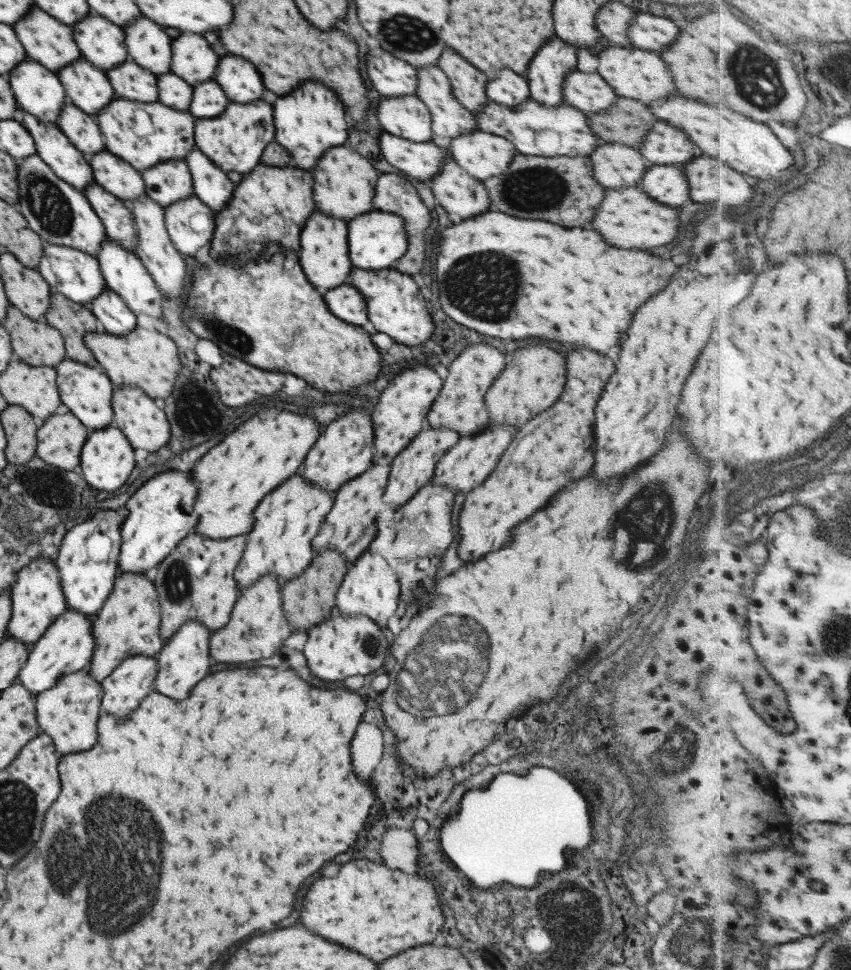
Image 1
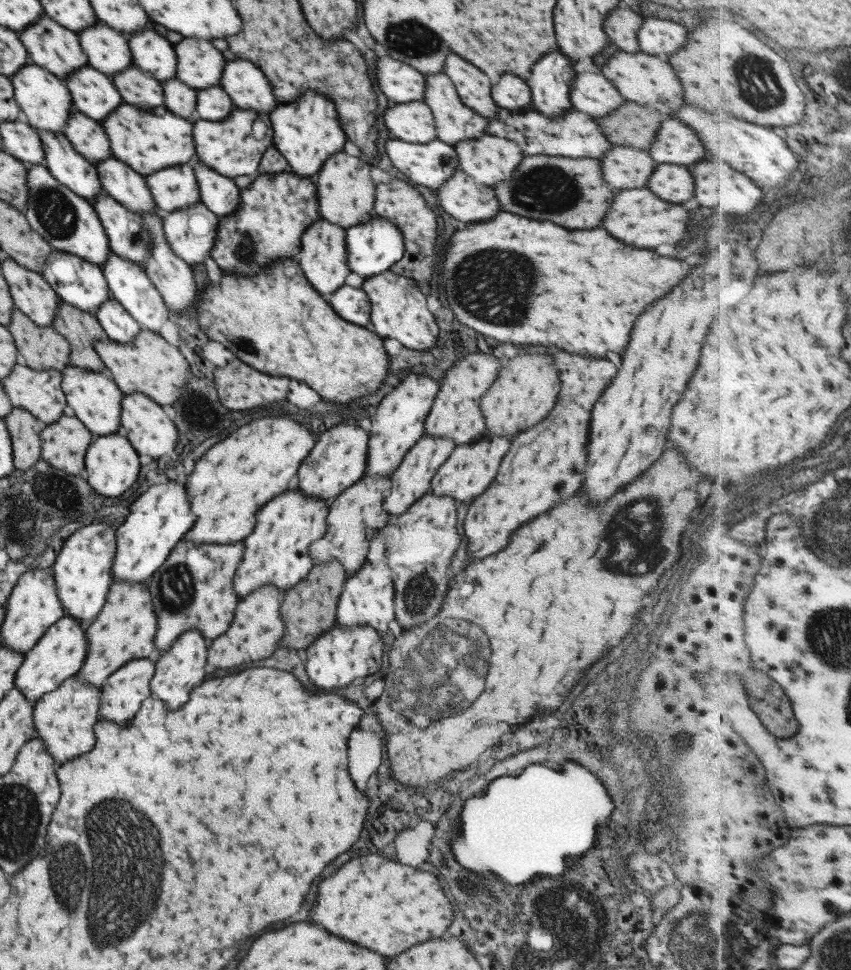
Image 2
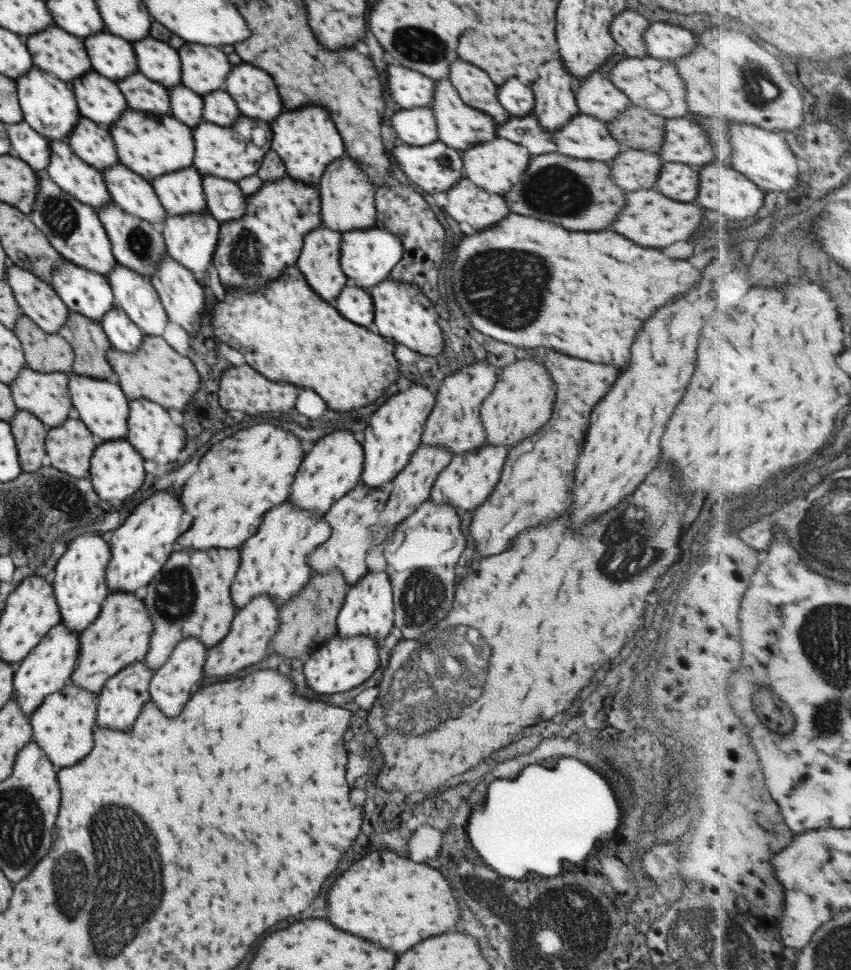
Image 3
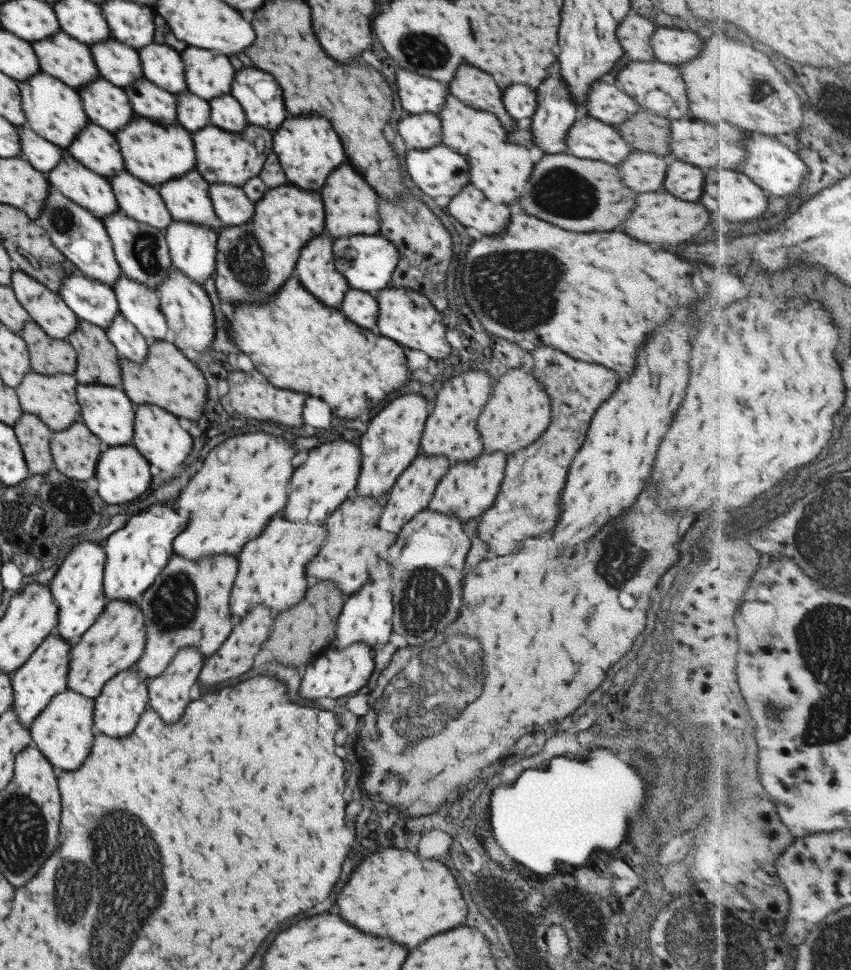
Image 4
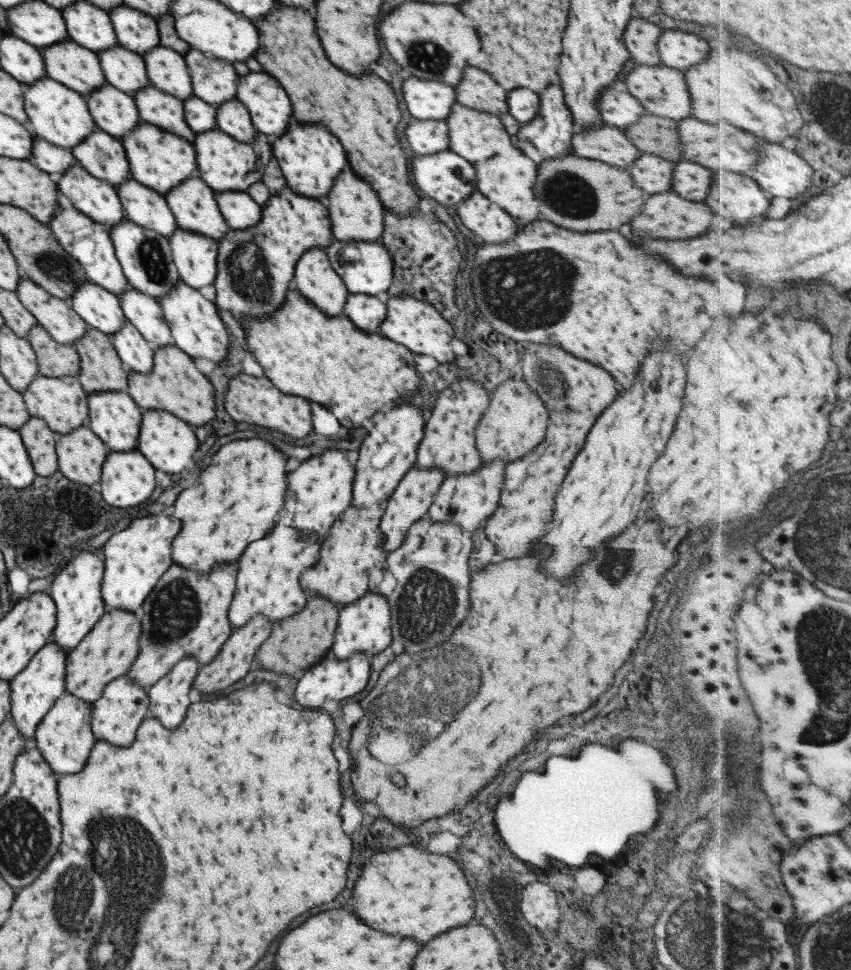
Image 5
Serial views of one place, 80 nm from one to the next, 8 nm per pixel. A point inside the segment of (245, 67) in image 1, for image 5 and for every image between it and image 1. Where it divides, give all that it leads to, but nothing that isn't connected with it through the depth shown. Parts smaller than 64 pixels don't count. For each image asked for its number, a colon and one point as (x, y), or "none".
2: (247, 87)
3: (253, 90)
4: (260, 97)
5: (269, 108)

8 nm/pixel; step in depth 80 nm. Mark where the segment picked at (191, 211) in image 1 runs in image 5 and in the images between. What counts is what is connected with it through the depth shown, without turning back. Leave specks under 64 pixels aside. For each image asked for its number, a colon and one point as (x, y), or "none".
2: (190, 231)
3: (190, 239)
4: (192, 247)
5: (194, 255)

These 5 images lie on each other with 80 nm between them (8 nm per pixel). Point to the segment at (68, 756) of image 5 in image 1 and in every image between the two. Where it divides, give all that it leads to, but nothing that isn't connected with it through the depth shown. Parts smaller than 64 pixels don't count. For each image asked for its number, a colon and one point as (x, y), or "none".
1: (67, 712)
2: (64, 718)
3: (62, 726)
4: (62, 732)

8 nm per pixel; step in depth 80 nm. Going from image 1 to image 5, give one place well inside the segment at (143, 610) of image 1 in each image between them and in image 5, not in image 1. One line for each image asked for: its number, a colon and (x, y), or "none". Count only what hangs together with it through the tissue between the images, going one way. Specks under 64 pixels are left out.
2: (123, 630)
3: (119, 636)
4: (115, 641)
5: (106, 652)

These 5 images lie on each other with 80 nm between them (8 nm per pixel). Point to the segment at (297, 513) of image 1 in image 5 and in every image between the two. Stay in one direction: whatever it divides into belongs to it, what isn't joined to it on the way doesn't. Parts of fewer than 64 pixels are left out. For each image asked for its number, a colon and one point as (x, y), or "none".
2: (276, 552)
3: (274, 561)
4: (271, 571)
5: (268, 574)

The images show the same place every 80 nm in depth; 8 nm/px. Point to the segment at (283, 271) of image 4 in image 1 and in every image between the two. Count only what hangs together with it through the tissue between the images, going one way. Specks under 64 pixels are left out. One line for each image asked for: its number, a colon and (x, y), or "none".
1: (269, 205)
2: (274, 209)
3: (249, 251)

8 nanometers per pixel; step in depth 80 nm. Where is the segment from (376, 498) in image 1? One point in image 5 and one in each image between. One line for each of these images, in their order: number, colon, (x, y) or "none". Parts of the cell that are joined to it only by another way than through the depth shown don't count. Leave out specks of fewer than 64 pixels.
2: (353, 518)
3: (353, 520)
4: (353, 538)
5: (336, 574)

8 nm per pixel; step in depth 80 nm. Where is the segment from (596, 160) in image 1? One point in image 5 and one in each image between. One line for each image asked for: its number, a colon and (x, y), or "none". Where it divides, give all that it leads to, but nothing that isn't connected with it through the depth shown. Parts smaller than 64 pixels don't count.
2: (623, 168)
3: (631, 169)
4: (642, 172)
5: (652, 174)

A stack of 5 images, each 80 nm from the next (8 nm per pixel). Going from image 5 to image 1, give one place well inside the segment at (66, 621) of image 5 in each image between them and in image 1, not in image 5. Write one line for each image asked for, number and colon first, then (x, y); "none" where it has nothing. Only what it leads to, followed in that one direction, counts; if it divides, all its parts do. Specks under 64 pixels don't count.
1: (86, 560)
2: (82, 573)
3: (79, 588)
4: (76, 587)

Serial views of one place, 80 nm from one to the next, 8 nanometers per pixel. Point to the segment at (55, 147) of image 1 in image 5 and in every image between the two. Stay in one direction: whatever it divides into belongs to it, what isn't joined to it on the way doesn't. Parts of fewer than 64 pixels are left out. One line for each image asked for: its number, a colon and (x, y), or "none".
2: (70, 169)
3: (83, 182)
4: (91, 192)
5: (96, 199)

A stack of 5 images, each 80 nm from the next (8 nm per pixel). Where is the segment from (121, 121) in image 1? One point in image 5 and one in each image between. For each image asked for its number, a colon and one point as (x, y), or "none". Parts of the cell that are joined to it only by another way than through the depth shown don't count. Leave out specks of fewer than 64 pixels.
2: (146, 139)
3: (149, 146)
4: (152, 152)
5: (159, 160)

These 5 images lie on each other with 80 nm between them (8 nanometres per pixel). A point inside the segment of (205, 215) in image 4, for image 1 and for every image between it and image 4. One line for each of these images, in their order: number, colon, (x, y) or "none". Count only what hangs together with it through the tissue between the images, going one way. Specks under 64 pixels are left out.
1: (169, 181)
2: (172, 188)
3: (179, 192)

